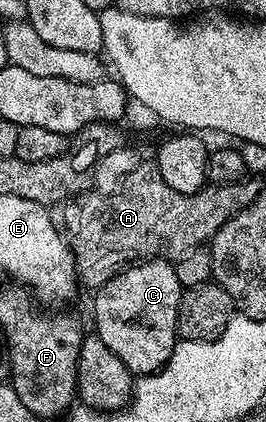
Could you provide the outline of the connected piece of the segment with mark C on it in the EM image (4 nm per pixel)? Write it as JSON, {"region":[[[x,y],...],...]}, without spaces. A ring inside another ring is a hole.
{"region":[[[150,258],[125,266],[96,294],[94,332],[126,364],[133,376],[157,373],[170,360],[178,335],[176,321],[180,311],[182,287],[171,261]]]}

